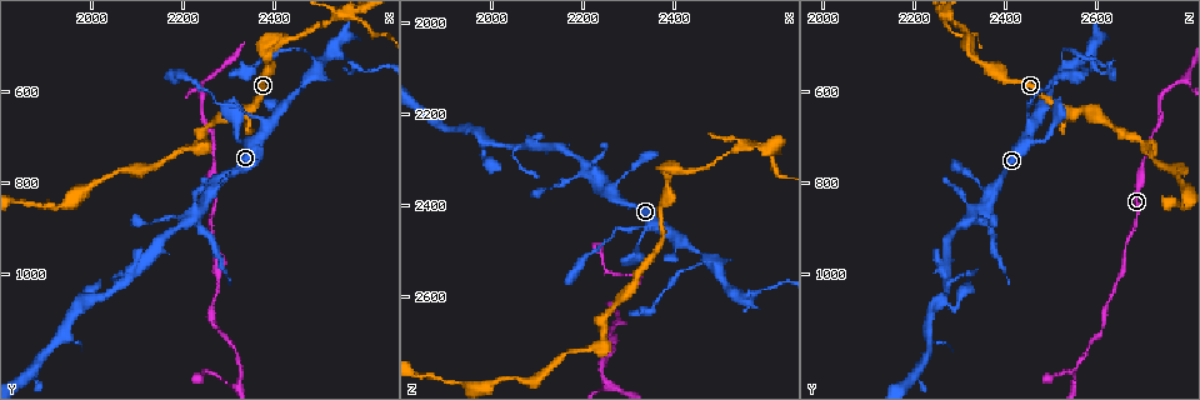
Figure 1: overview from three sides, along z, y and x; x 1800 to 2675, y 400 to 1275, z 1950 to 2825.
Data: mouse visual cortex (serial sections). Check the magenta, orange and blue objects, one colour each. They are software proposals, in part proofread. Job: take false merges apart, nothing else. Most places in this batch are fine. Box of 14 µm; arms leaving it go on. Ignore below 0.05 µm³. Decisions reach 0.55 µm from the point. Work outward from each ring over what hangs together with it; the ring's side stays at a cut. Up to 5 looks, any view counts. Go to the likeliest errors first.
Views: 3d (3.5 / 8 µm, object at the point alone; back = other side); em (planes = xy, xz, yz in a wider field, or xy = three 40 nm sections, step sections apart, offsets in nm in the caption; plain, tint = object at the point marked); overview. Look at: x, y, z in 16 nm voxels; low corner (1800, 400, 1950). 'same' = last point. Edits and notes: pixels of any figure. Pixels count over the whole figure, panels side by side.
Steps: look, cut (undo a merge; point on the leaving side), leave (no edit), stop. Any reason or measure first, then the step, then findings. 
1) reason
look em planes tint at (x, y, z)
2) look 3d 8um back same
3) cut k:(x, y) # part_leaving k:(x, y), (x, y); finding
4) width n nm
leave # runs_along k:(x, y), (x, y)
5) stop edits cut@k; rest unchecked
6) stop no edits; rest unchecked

abrupt turn
look 3d 3.5um at (2245, 575, 2785)

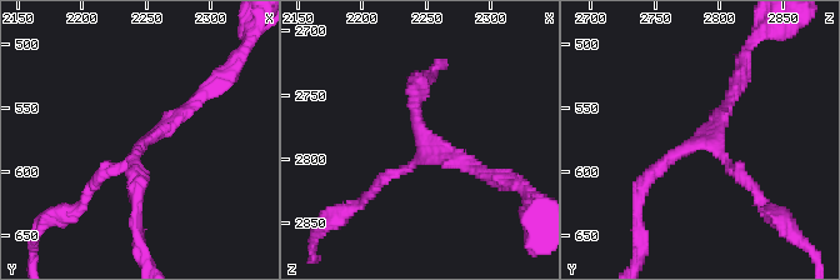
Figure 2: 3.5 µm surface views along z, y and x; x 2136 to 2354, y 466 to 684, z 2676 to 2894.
arms 3; arm_widths 100, 150, 200 nm
look em xy step 1 tint at (2248, 580, 2780)

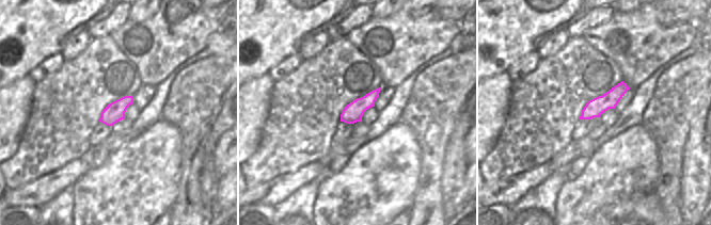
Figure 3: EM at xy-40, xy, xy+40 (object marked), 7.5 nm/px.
leave # runs_along 2:(638, 198), (733, 94); one cell here

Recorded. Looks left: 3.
arms part here
look 3d 3.5um at (2390, 515, 2325)

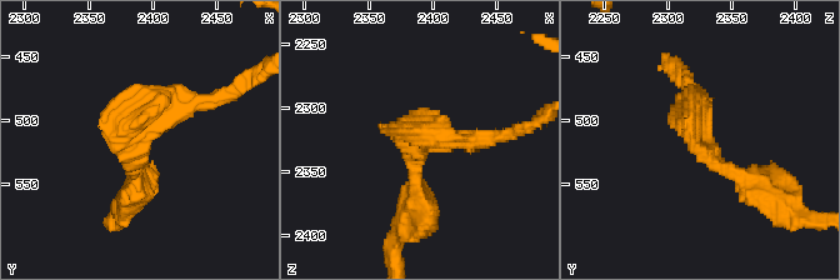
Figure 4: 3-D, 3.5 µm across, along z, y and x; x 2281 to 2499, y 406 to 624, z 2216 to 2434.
look em planes tint at (2390, 522, 2328)

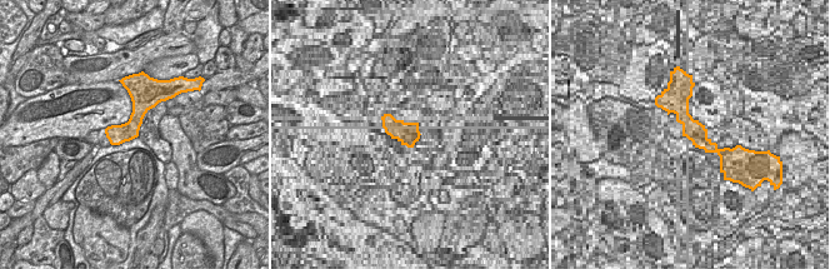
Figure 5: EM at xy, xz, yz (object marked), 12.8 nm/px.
width 260 nm
leave # runs_along 4:(769, 198), (704, 148), (701, 101); all the same cell

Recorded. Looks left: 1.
stop no edits; rest unchecked

